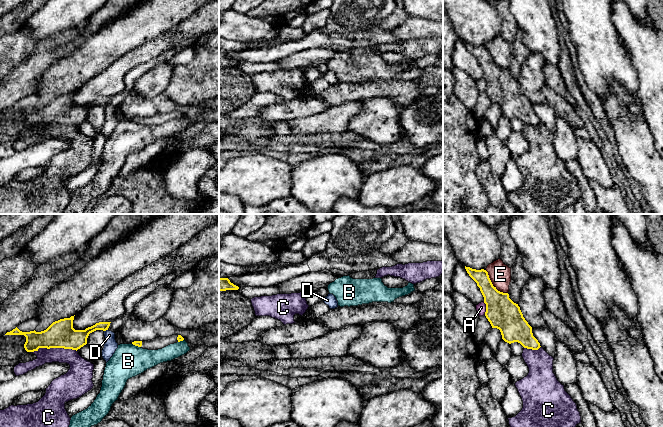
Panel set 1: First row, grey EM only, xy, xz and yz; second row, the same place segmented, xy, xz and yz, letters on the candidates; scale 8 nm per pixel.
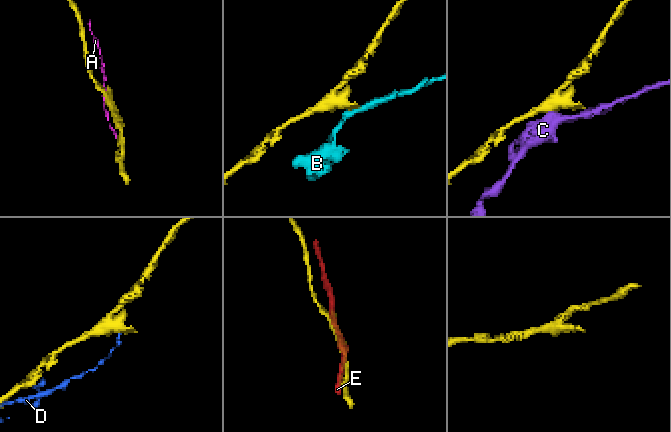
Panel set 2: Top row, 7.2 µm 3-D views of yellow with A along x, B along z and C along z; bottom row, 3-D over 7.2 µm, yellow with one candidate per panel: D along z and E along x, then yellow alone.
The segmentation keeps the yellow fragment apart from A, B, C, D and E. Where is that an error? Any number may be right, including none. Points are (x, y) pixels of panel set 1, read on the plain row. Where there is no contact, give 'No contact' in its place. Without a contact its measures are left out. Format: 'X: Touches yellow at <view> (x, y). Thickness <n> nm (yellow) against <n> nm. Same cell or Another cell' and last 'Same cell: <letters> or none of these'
A: Touches yellow at yz (486, 84). Thickness 260 nm (yellow) against 80 nm. Another cell
B: Touches yellow at xy (136, 121). Thickness 50 nm (yellow) against 260 nm. Another cell
C: Touches yellow at xy (53, 123). Thickness 220 nm (yellow) against 140 nm. Another cell
D: Touches yellow at xy (105, 106). Thickness 150 nm (yellow) against 110 nm. Another cell
E: Touches yellow at yz (492, 61). Thickness 260 nm (yellow) against 180 nm. Another cell
Same cell: none of these

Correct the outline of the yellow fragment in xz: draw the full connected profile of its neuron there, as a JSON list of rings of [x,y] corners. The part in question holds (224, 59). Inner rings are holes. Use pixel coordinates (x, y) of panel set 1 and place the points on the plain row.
[[[219,54],[219,67],[238,66],[239,63],[230,58],[228,54]]]

